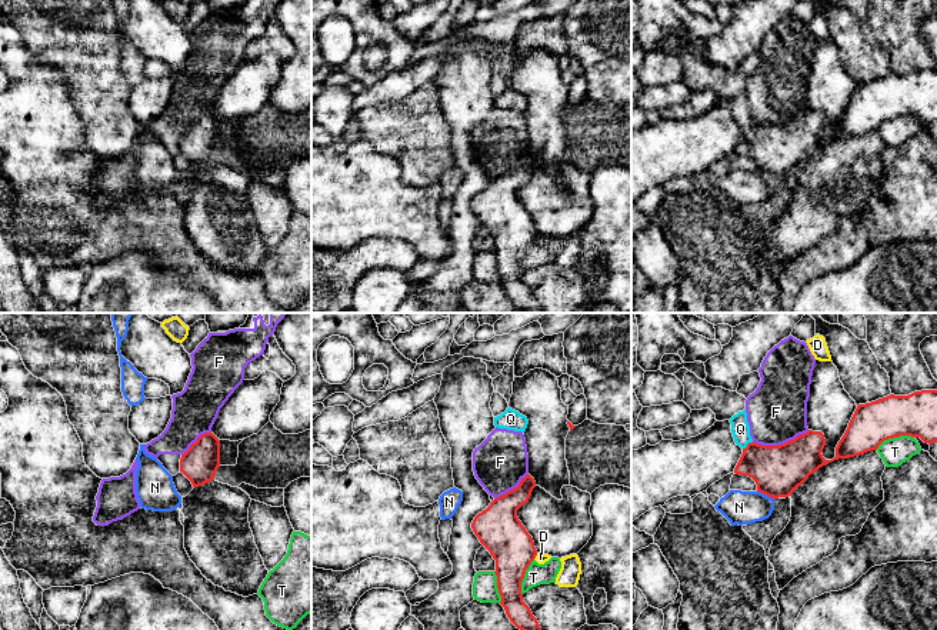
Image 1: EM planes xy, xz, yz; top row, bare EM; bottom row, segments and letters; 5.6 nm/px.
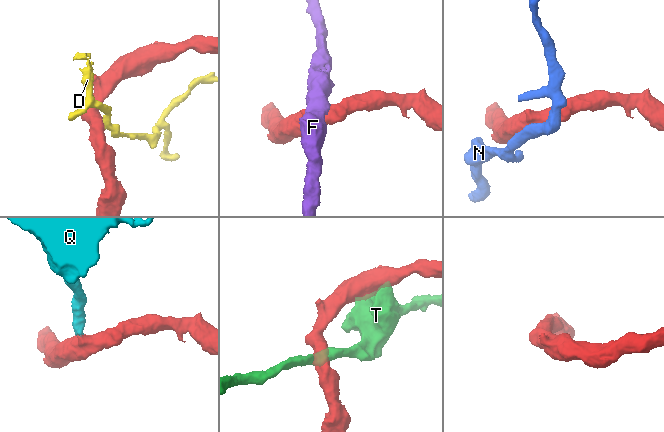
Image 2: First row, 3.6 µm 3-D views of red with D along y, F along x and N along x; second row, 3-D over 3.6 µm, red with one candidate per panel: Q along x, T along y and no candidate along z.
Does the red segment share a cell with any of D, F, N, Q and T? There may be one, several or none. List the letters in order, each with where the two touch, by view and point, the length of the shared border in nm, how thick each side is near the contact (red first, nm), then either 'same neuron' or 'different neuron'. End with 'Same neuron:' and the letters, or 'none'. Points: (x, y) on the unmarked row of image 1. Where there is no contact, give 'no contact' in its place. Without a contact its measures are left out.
D: xz (536, 234) | 50 nm | 240/60 nm | different neuron
F: yz (780, 124) | 320 nm | 280/340 nm | different neuron
N: yz (766, 174) | 120 nm | 280/190 nm | different neuron
Q: yz (747, 124) | 80 nm | 280/110 nm | same neuron
T: yz (894, 116) | 220 nm | 240/160 nm | different neuron
Same neuron: Q

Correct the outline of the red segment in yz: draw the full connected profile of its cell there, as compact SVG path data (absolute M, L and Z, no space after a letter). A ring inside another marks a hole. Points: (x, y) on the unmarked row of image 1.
M937 70L890 74L858 84L833 140L826 140L821 134L826 126L821 111L808 110L784 124L761 126L750 116L746 90L734 94L730 103L734 121L743 129L734 153L751 157L757 171L776 180L791 176L820 147L877 130L884 120L911 116L928 124L936 123Z

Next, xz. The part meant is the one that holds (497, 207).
M527 154L516 169L494 179L471 203L474 214L496 240L500 284L510 301L524 313L543 313L521 273L521 261L537 230L517 190L528 181L534 167L534 159Z

